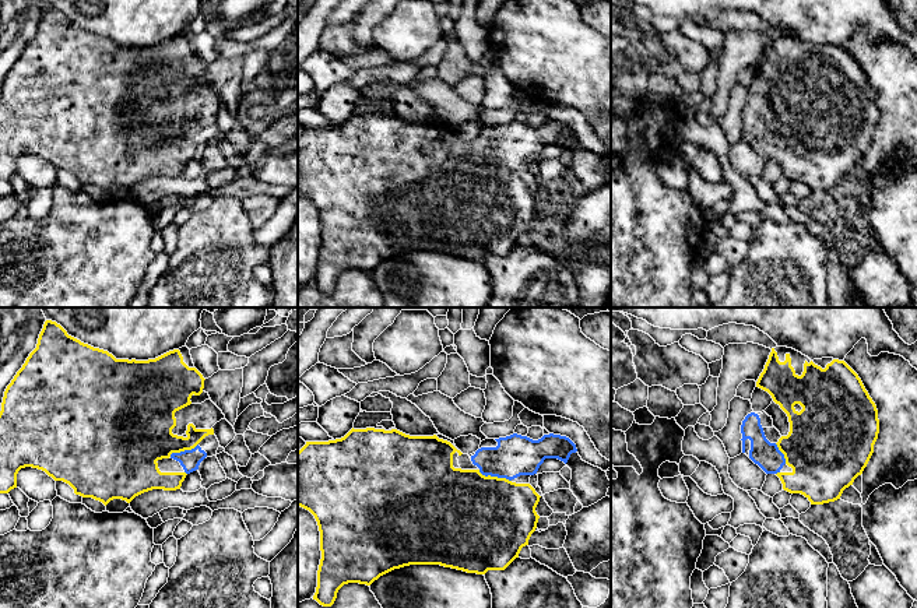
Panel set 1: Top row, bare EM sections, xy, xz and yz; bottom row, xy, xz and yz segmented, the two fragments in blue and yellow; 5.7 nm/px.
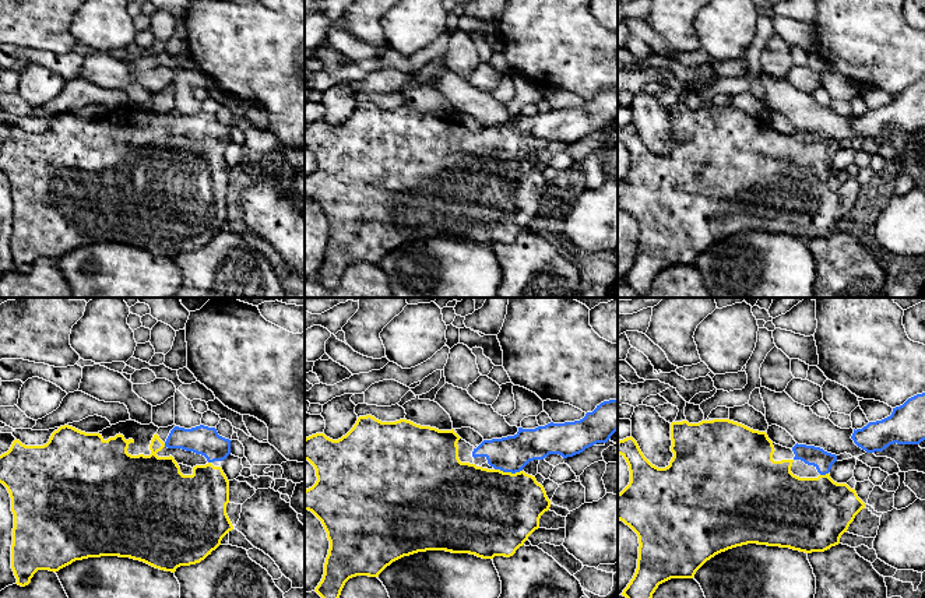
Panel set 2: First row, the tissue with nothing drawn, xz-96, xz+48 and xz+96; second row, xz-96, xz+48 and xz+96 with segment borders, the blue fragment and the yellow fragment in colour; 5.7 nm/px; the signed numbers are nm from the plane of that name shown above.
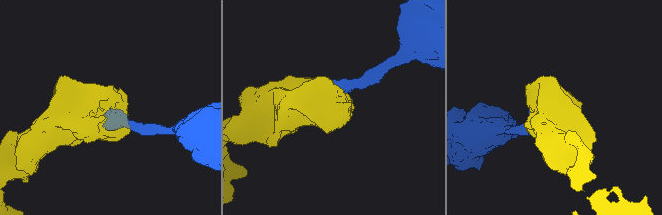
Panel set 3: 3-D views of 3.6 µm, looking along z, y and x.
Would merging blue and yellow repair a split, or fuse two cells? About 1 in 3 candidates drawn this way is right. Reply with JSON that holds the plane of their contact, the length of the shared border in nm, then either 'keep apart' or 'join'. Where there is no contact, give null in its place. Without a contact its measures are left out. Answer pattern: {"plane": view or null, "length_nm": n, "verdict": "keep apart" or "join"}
{"plane": "xz", "length_nm": 200, "verdict": "join"}

